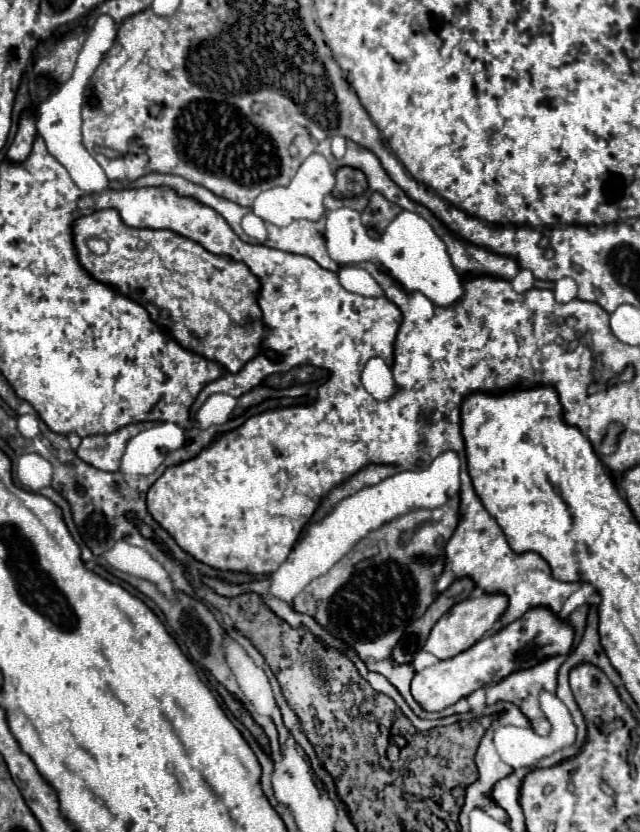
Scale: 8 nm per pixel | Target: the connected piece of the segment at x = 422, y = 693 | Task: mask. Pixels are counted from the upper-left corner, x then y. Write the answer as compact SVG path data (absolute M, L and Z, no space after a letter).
M530 608L522 618L500 628L496 634L476 642L472 648L460 652L454 658L440 660L434 666L418 672L412 680L412 696L424 710L442 710L474 690L486 688L498 680L504 680L512 672L532 668L546 658L568 654L574 642L574 628L568 620L558 618L550 608Z

